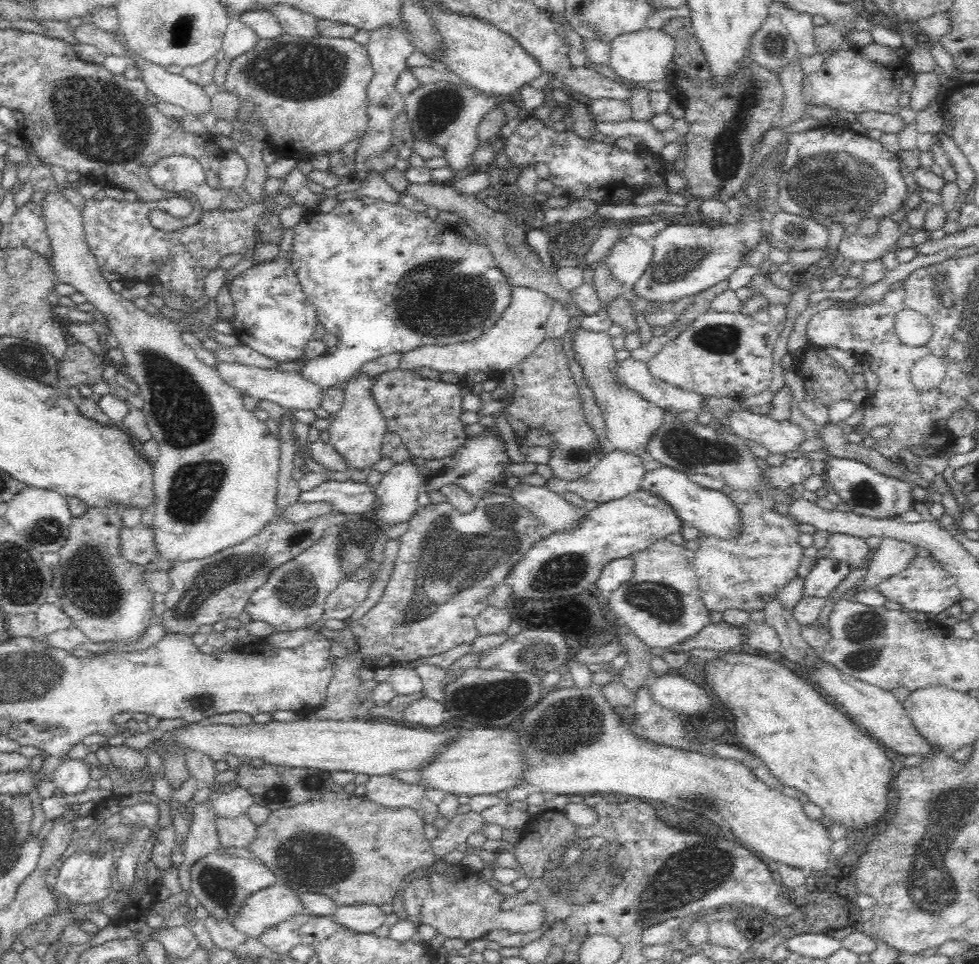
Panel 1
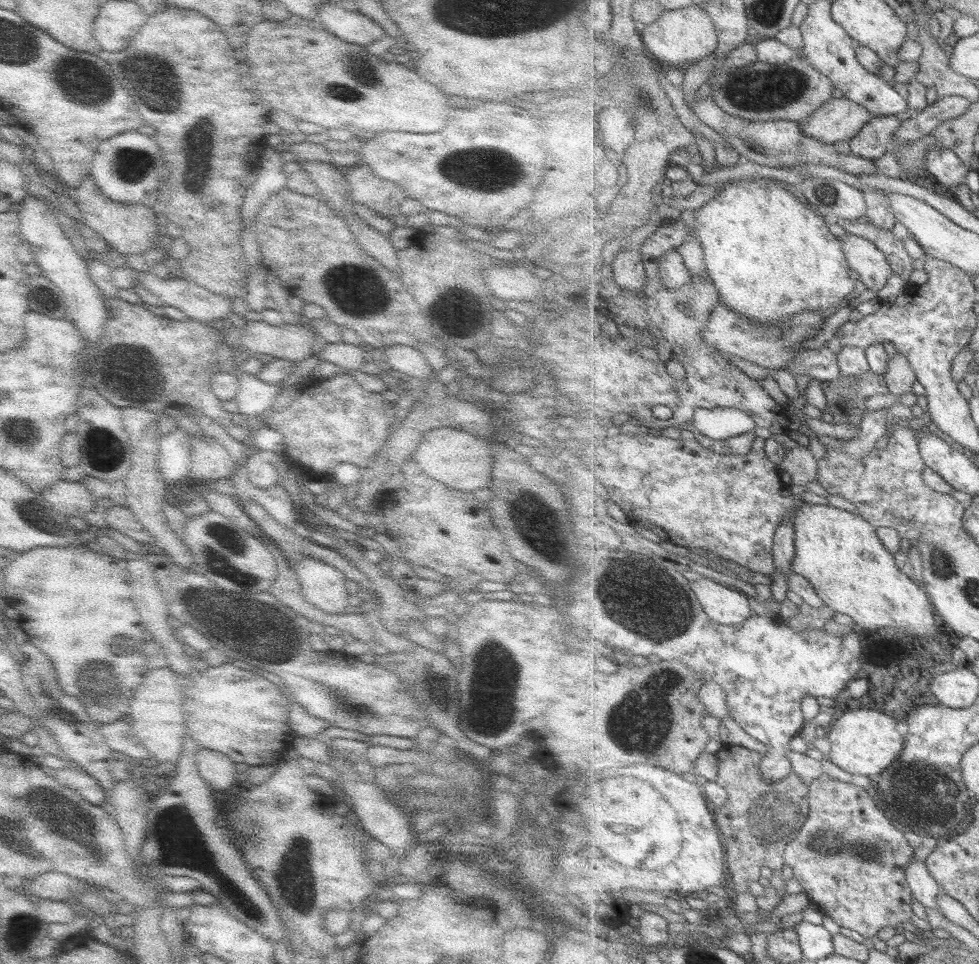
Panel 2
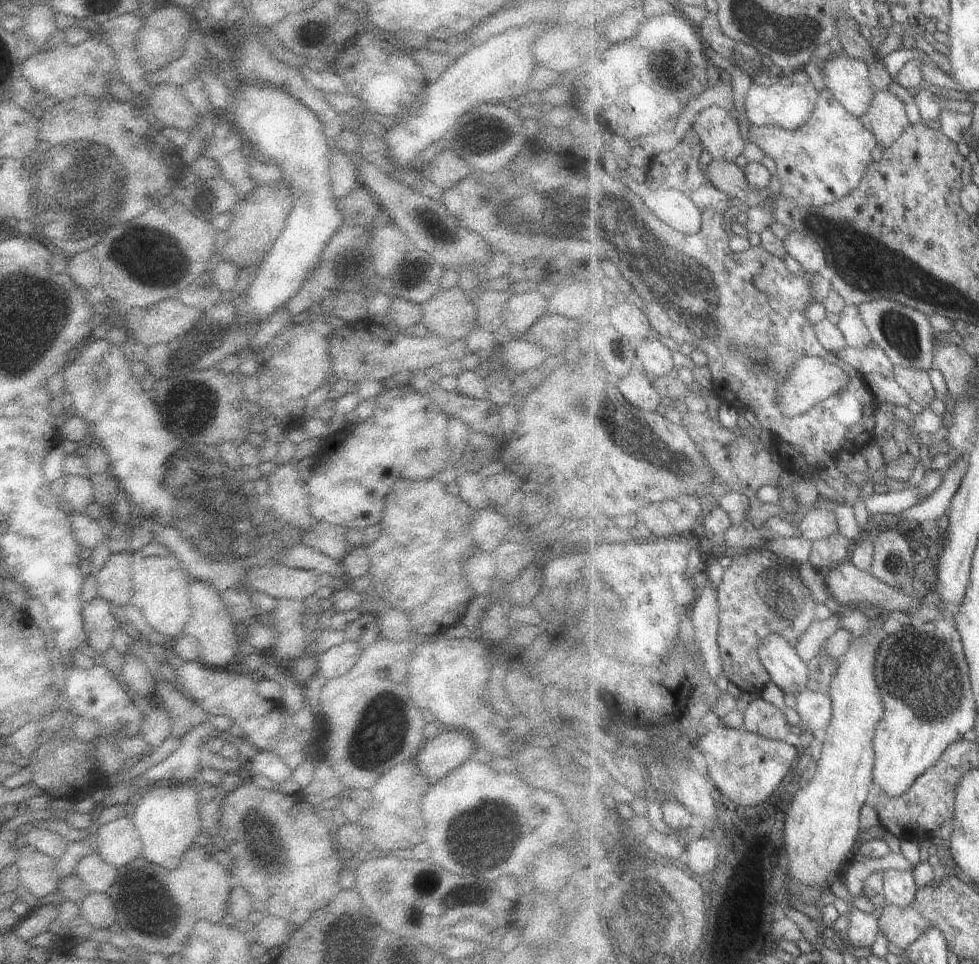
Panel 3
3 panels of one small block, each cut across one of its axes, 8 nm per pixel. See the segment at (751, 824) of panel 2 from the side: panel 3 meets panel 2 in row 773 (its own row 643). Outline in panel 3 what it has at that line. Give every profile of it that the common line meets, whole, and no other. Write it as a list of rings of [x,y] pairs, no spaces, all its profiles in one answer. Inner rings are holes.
[[[751,550],[737,554],[725,569],[717,590],[720,609],[718,646],[722,655],[723,676],[739,690],[759,695],[772,682],[760,659],[759,649],[769,634],[779,633],[793,646],[816,621],[816,600],[809,593],[809,582],[791,564],[768,551]]]

